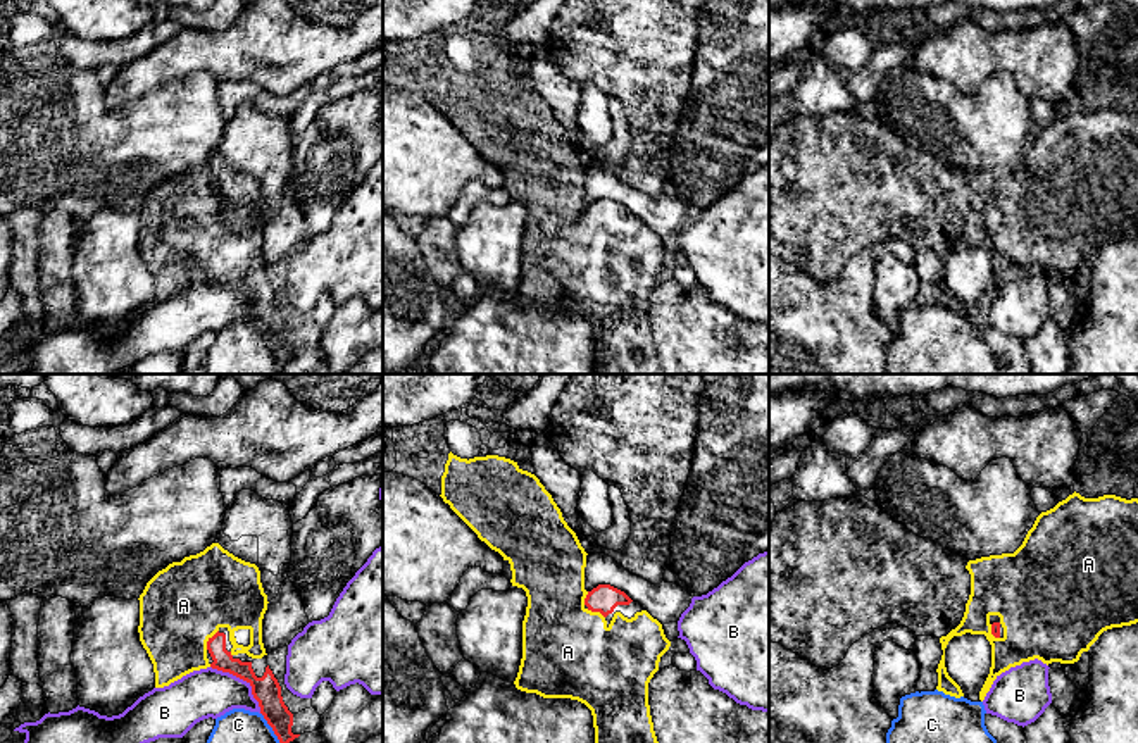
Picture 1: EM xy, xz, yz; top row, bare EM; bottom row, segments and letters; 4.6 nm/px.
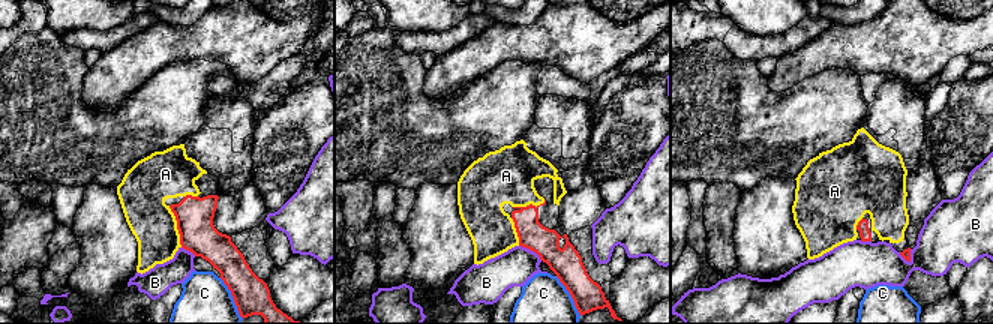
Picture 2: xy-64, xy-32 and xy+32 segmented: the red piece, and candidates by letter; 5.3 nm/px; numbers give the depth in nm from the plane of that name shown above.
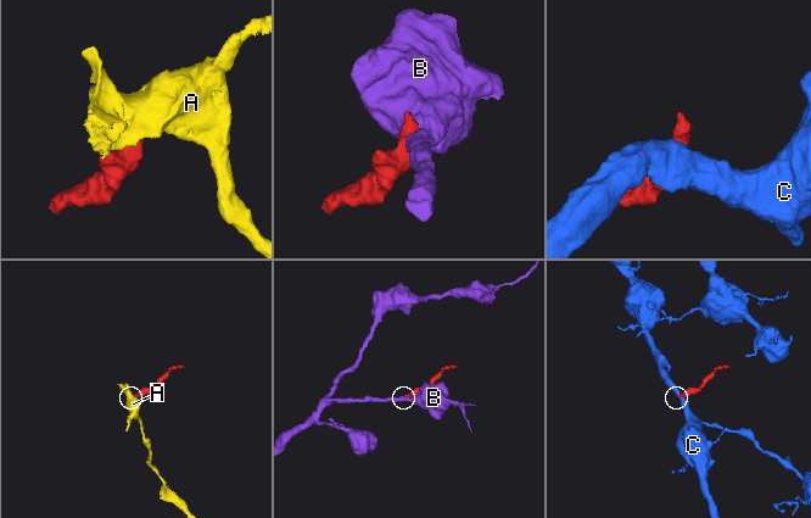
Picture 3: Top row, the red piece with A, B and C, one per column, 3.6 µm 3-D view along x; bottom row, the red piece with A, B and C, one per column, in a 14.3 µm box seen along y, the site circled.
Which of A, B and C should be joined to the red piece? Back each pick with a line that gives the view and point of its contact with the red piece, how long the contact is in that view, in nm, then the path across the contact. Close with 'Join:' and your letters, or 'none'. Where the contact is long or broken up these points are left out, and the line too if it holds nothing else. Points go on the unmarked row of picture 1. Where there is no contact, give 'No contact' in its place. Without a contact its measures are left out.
A: Touches red at xy (209, 254). Shared border 110 nm. Path across: xy (223, 274), (209, 254), (185, 230), (183, 219)
Join: A

